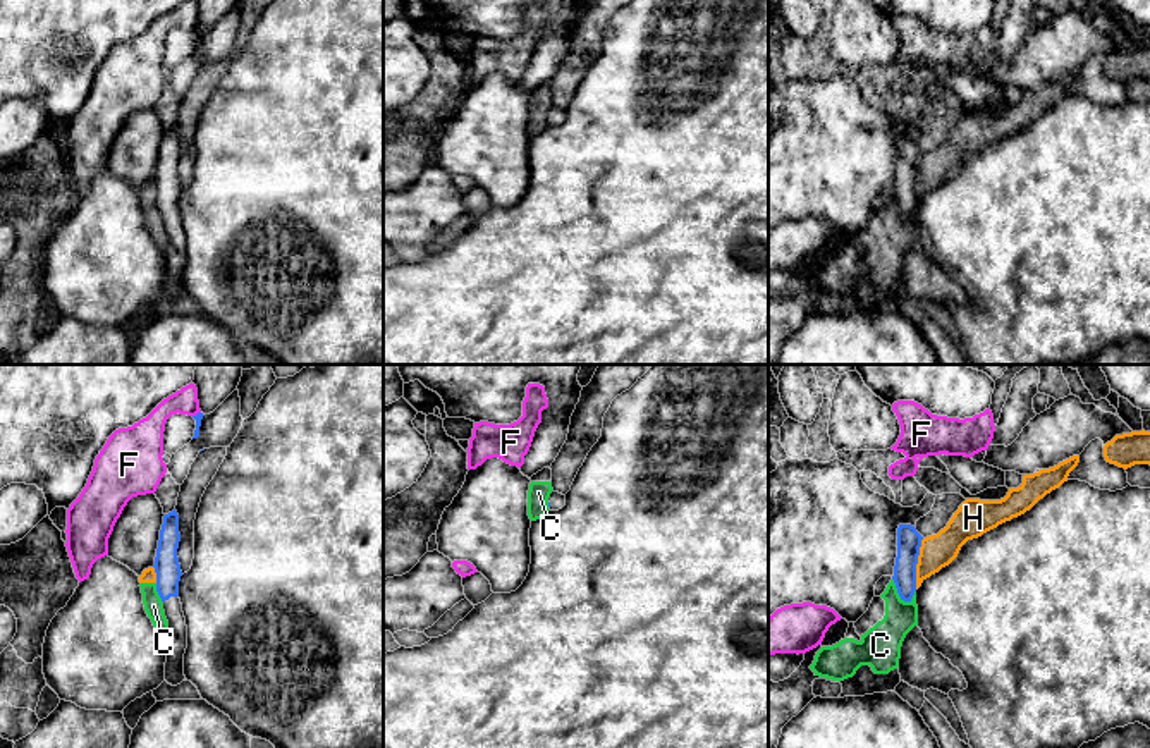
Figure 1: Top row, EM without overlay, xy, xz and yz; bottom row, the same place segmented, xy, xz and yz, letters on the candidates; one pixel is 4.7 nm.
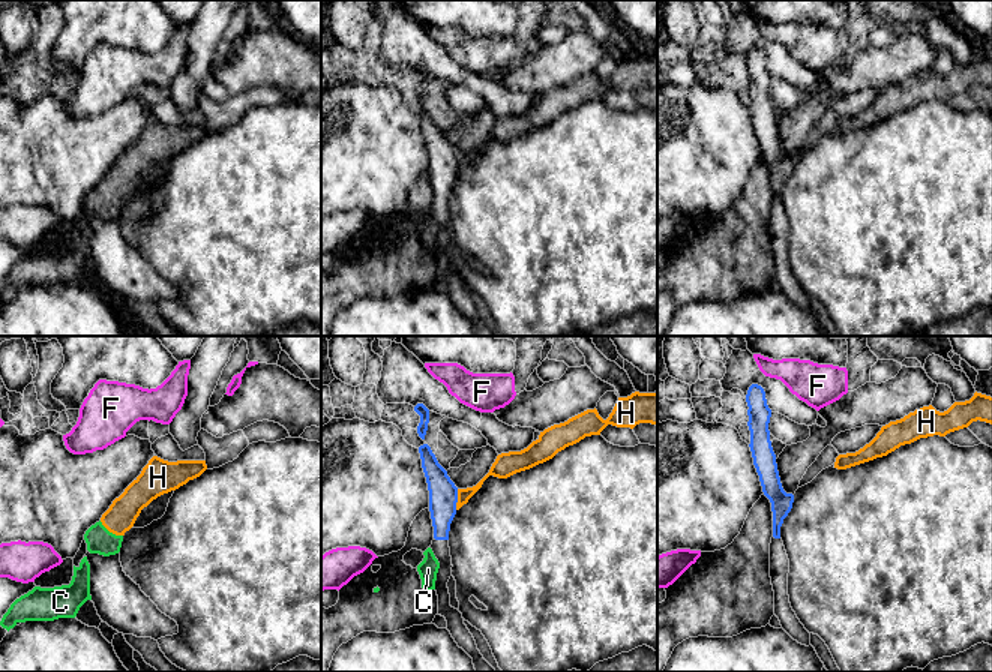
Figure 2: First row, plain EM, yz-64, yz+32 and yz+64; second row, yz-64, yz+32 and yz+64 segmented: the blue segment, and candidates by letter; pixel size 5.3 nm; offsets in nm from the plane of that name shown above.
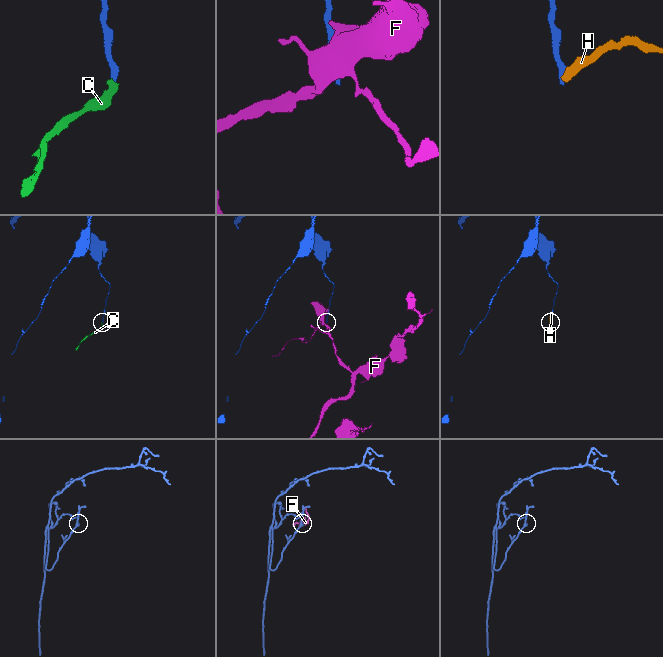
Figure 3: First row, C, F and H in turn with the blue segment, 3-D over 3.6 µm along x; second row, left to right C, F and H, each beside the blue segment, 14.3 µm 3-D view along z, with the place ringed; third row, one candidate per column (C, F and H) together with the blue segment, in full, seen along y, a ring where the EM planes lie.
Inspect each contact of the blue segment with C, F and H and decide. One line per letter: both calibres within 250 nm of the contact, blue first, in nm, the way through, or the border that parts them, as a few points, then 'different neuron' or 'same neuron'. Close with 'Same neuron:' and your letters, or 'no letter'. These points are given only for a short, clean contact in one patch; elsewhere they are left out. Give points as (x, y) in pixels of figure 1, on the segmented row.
C: 110/170 nm | along yz (893, 578), (898, 594), (910, 602) | different neuron
F: 40/140 nm | along xy (200, 411), (193, 416) | different neuron
H: 110/160 nm | along yz (923, 539), (918, 549), (915, 588) | different neuron
Same neuron: no letter

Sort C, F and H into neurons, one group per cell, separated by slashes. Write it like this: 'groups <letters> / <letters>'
groups C H / F

